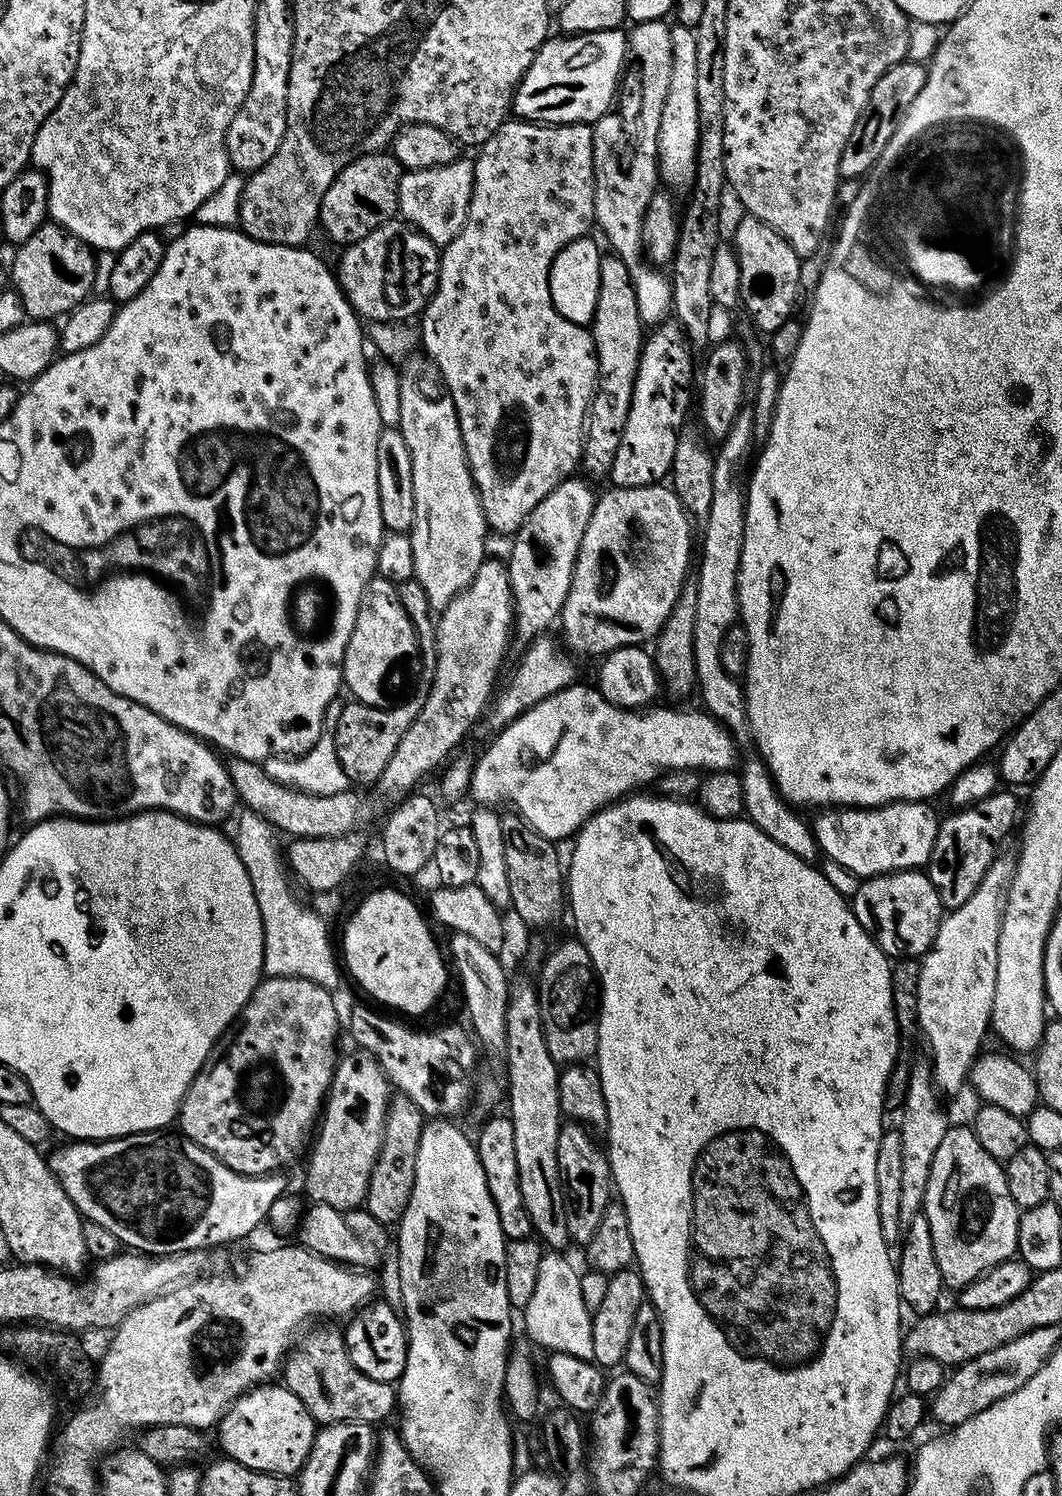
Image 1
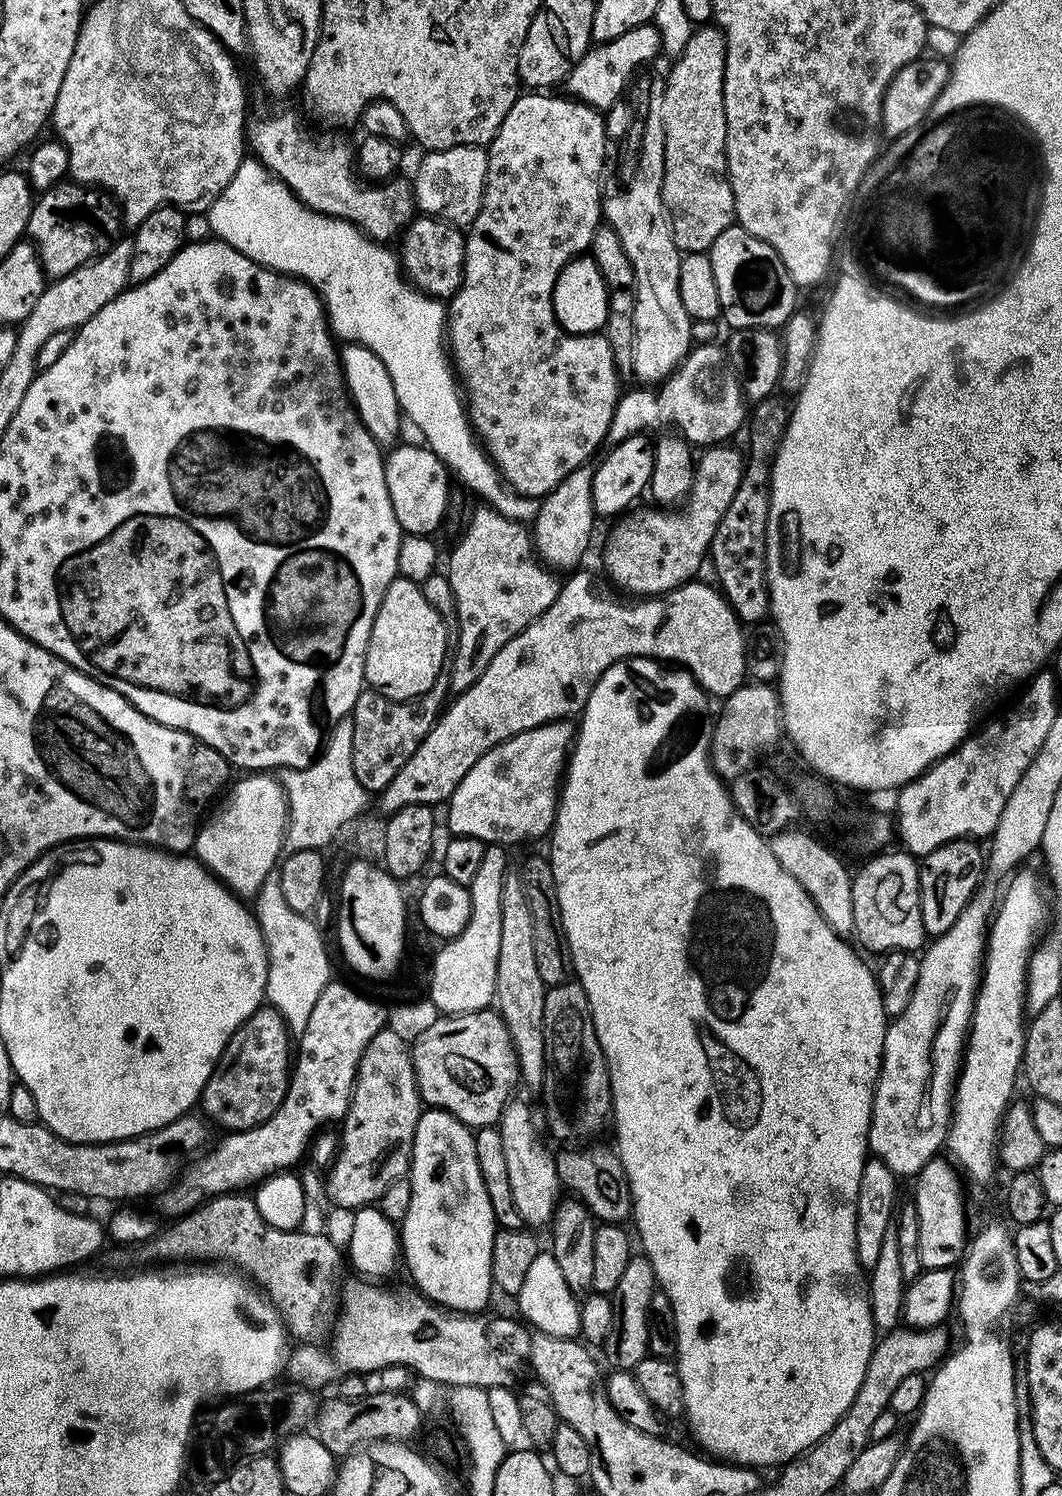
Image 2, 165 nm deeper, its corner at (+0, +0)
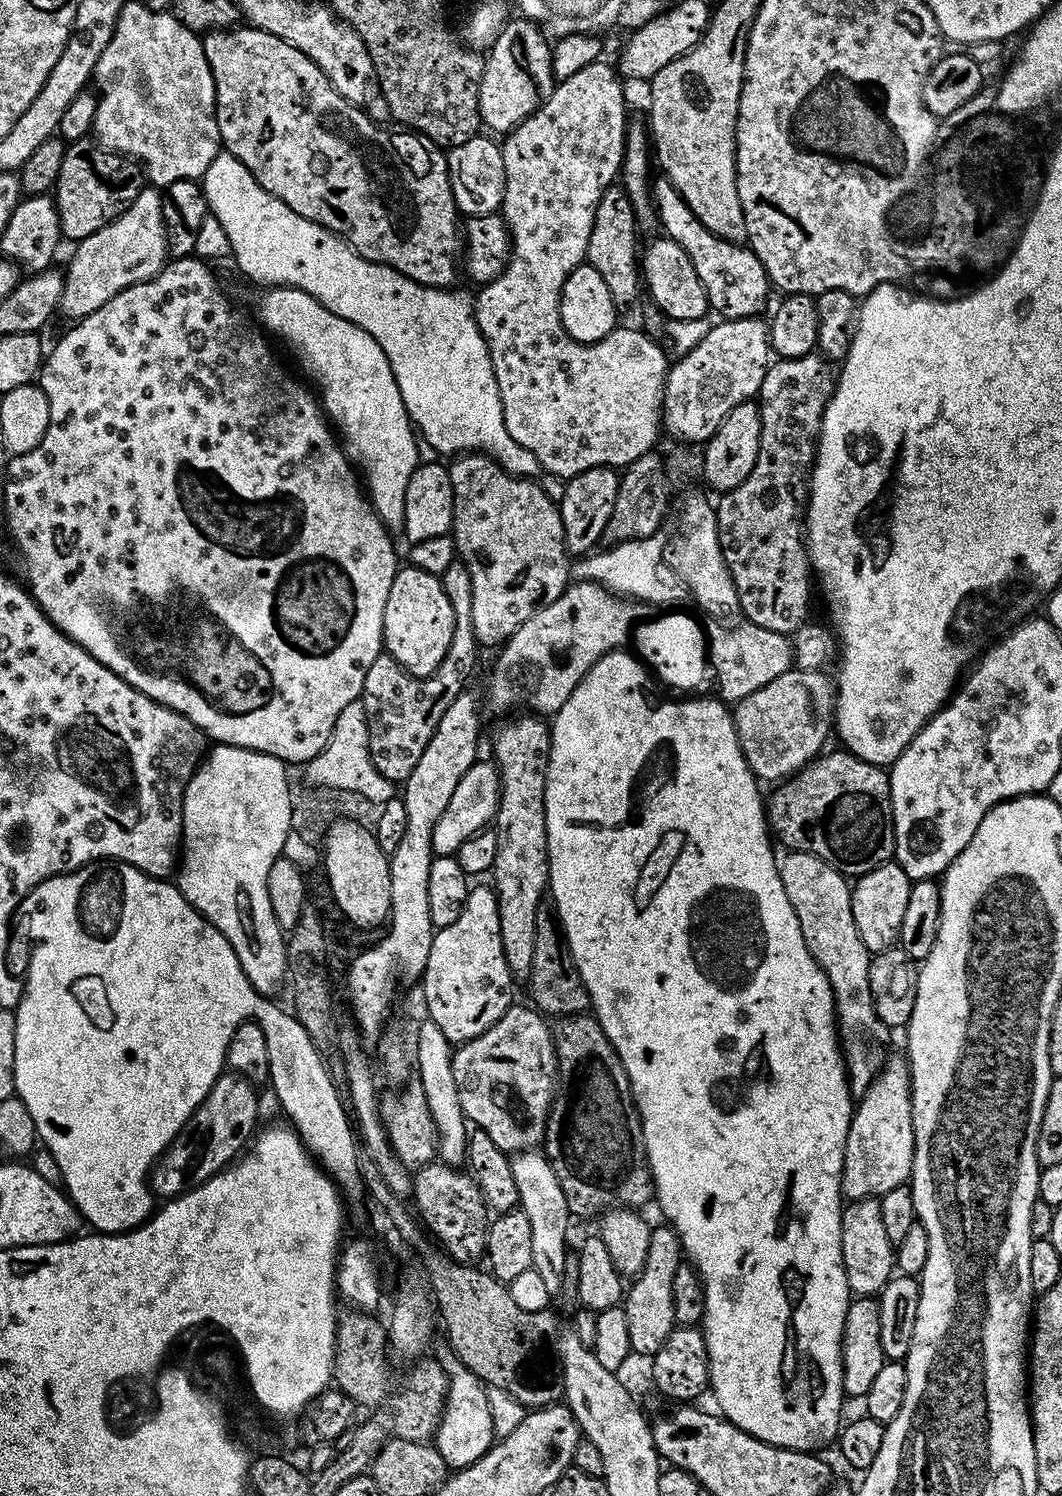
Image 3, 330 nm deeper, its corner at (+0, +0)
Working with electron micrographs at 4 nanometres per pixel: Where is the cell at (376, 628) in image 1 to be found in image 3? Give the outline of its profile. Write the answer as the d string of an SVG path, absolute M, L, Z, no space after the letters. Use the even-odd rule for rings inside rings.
M411 566L397 567L390 594L386 594L382 630L383 651L410 675L423 678L434 674L442 658L446 658L446 650L450 650L450 638L454 638L454 606L446 598L446 590L442 590L440 577Z

